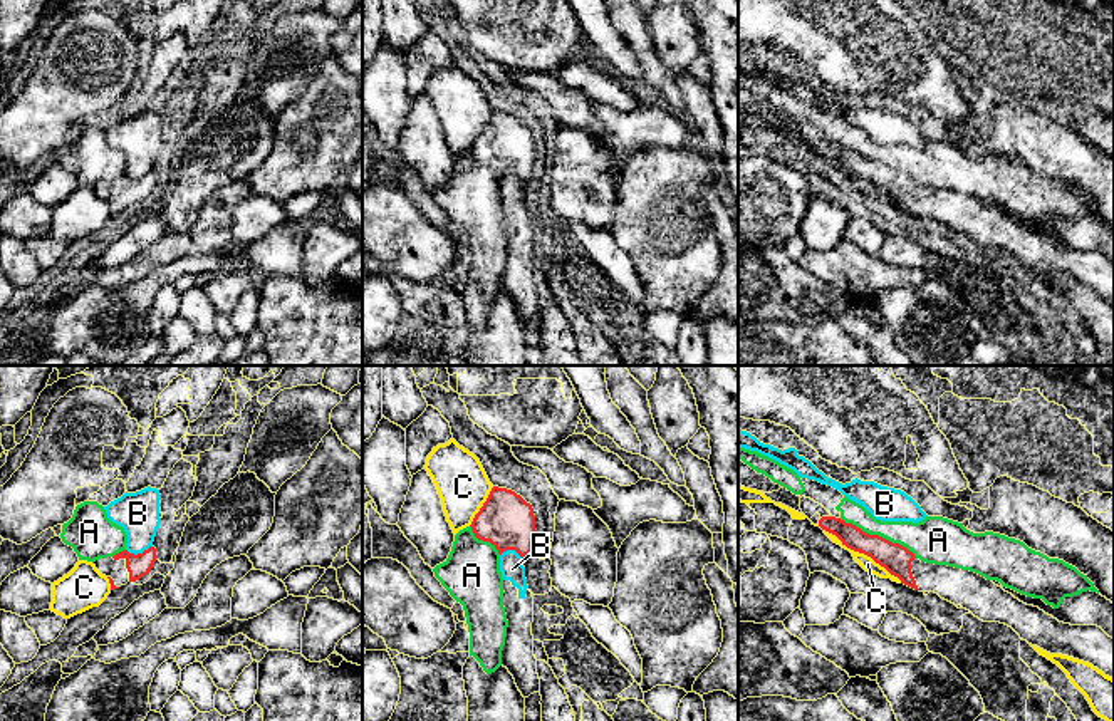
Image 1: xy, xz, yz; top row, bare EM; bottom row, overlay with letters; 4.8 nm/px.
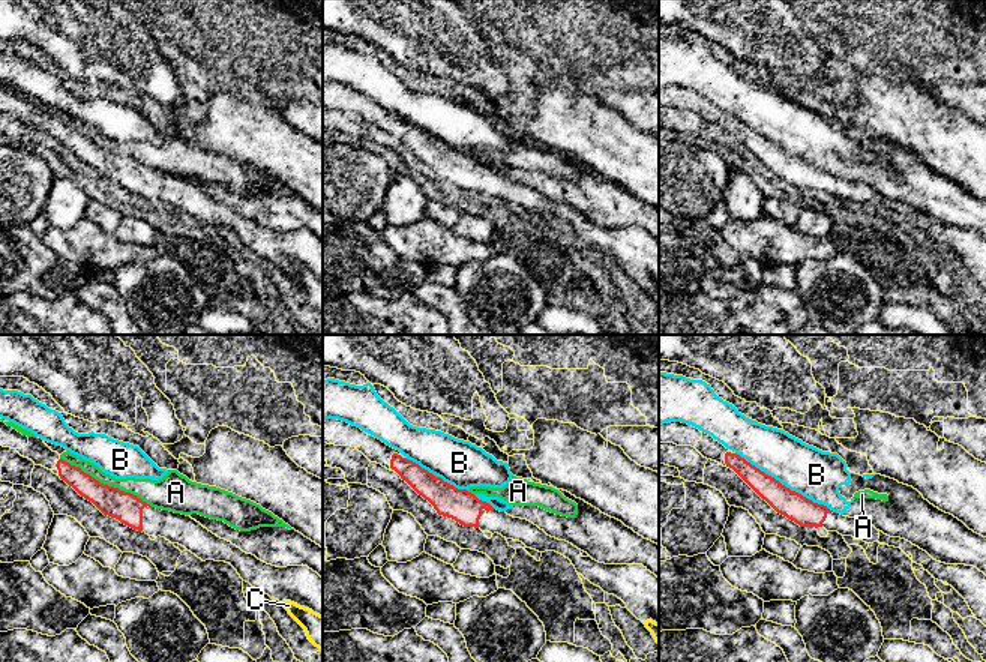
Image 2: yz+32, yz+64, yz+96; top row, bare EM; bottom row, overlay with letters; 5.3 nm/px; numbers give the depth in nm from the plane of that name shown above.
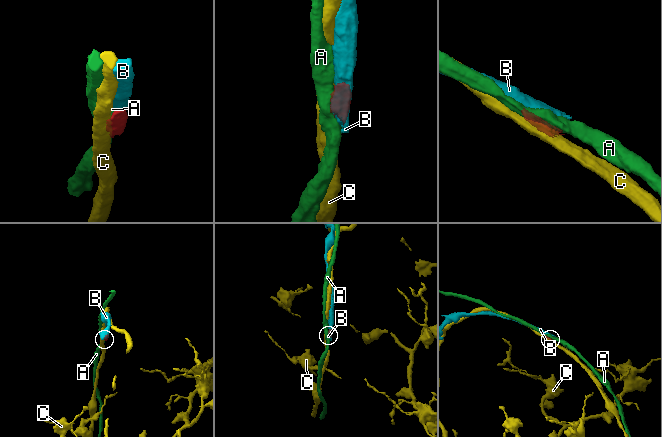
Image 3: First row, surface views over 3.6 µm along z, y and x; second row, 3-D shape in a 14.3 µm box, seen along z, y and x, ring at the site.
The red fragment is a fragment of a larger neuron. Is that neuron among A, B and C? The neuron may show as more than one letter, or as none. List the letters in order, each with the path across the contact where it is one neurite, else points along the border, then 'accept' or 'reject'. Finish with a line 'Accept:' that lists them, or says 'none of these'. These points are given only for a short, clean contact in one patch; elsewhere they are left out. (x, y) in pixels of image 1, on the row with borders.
A: reject
B: reject
C: reject
Accept: none of these

